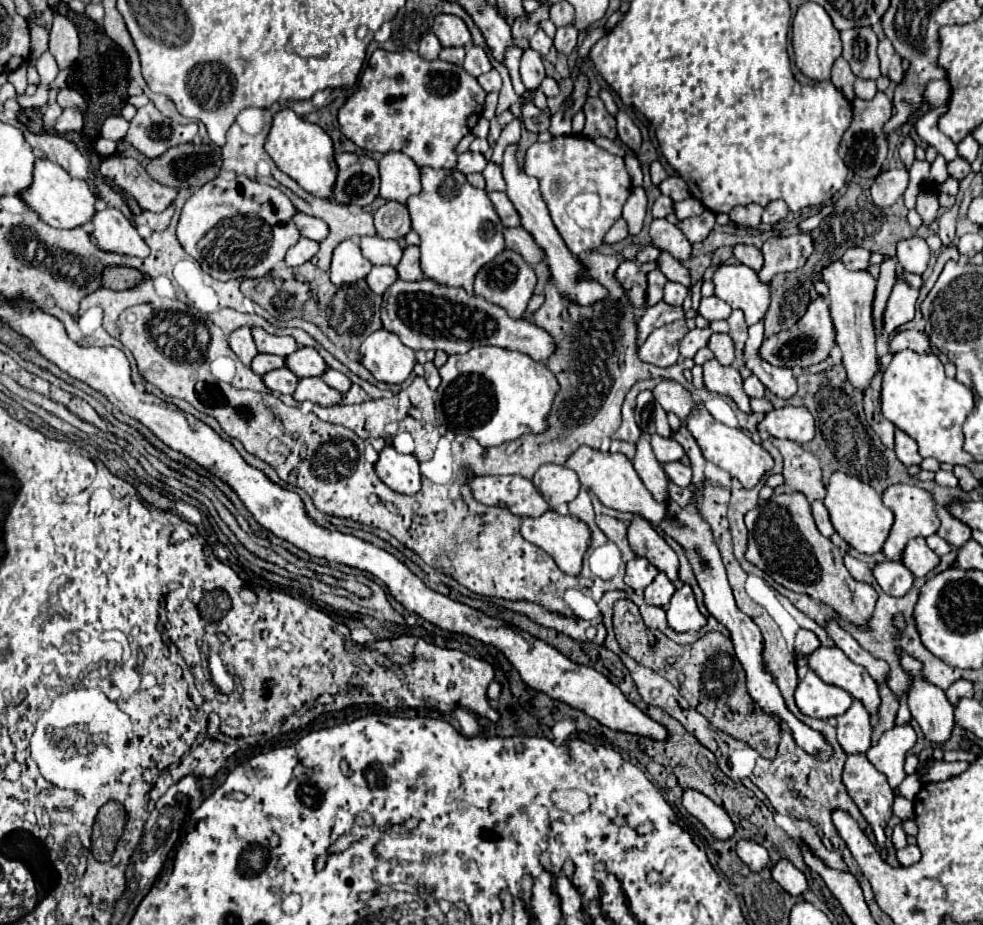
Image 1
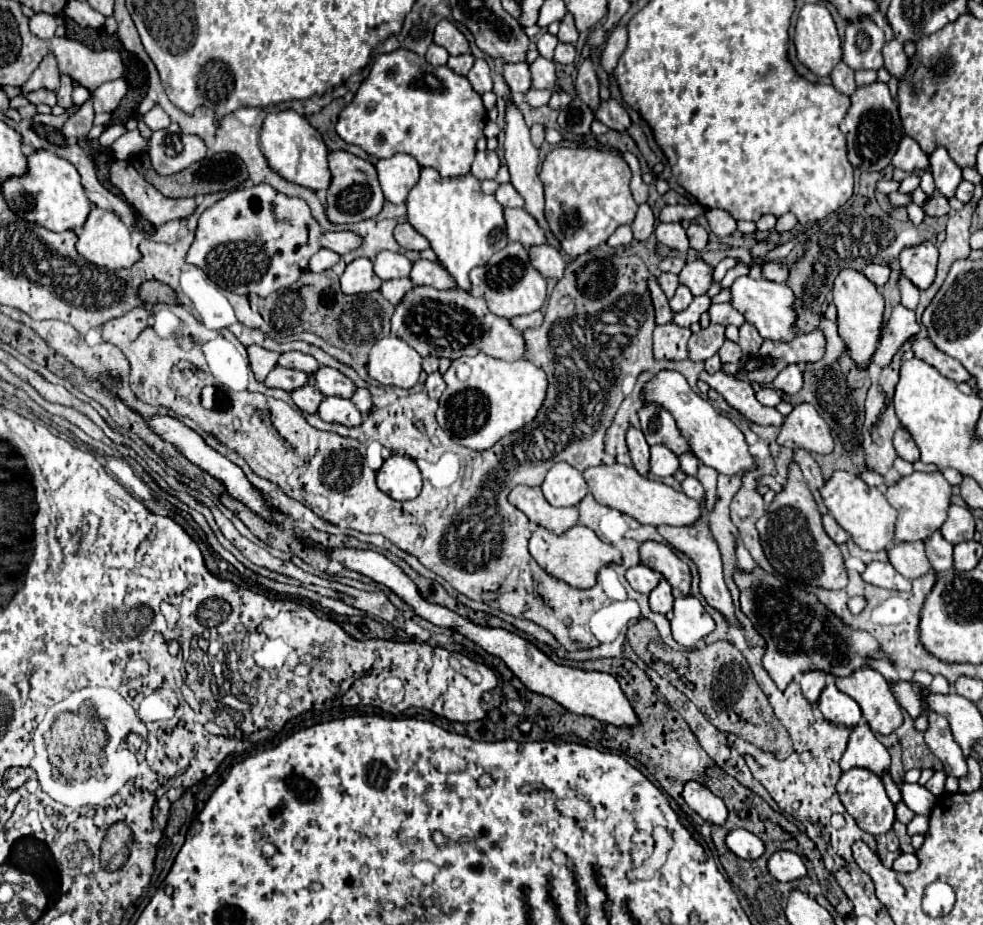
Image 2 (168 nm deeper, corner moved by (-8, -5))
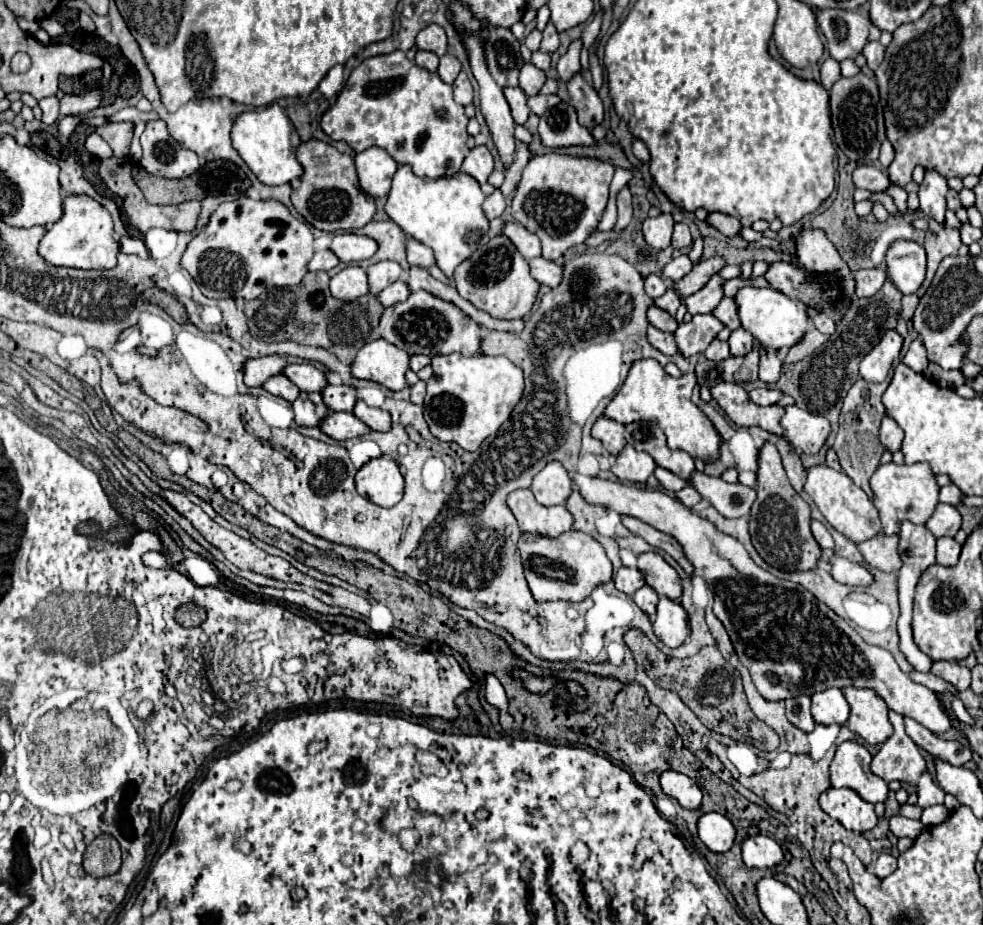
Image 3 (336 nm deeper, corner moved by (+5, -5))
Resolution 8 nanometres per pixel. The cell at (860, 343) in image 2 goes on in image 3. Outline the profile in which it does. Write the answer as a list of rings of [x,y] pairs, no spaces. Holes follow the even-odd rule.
[[[800,229],[796,235],[792,235],[796,259],[812,273],[834,273],[842,279],[844,297],[838,309],[842,309],[850,295],[854,293],[854,279],[850,277],[850,269],[832,245],[832,241],[824,235],[820,229]]]

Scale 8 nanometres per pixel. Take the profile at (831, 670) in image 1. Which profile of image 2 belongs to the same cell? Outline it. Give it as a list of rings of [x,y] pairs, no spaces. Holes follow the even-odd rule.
[[[861,667],[853,671],[853,675],[835,677],[835,685],[839,691],[847,693],[859,703],[863,719],[871,725],[875,733],[887,735],[903,723],[901,707],[897,705],[881,673],[869,667]]]

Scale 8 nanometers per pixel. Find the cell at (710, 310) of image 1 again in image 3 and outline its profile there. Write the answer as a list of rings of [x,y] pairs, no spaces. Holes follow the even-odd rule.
[[[724,297],[720,301],[720,305],[714,309],[714,315],[730,329],[738,329],[740,327],[740,317],[738,317],[738,307],[736,301],[732,297]]]

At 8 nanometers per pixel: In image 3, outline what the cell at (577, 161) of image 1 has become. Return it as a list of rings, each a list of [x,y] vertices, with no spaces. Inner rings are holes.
[[[546,153],[530,157],[512,199],[512,217],[538,235],[544,259],[558,259],[566,249],[586,241],[596,231],[598,219],[608,201],[608,187],[614,175],[610,163],[576,159],[570,155]]]

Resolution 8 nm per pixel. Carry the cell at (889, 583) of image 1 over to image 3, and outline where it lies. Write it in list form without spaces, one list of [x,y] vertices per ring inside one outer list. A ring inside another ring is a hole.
[[[832,555],[830,557],[830,575],[838,581],[838,583],[844,583],[844,585],[870,585],[872,583],[872,575],[860,567],[858,563],[852,563],[844,557],[838,557],[838,555]]]

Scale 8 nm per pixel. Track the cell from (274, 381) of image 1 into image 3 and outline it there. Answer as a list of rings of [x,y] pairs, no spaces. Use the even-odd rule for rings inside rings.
[[[300,393],[300,397],[292,403],[296,423],[302,427],[318,427],[328,415],[328,407],[322,401],[320,393]]]

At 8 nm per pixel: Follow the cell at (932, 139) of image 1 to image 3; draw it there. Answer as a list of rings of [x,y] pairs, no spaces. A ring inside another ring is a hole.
[[[926,171],[926,177],[920,185],[918,197],[920,197],[920,211],[938,221],[944,223],[944,213],[946,213],[946,193],[948,193],[948,185],[946,185],[946,177],[942,177],[936,171]]]

